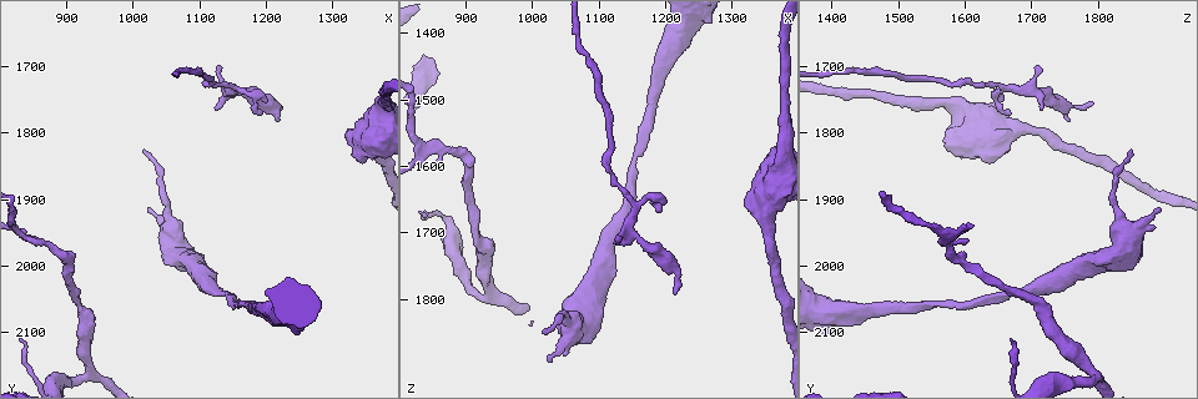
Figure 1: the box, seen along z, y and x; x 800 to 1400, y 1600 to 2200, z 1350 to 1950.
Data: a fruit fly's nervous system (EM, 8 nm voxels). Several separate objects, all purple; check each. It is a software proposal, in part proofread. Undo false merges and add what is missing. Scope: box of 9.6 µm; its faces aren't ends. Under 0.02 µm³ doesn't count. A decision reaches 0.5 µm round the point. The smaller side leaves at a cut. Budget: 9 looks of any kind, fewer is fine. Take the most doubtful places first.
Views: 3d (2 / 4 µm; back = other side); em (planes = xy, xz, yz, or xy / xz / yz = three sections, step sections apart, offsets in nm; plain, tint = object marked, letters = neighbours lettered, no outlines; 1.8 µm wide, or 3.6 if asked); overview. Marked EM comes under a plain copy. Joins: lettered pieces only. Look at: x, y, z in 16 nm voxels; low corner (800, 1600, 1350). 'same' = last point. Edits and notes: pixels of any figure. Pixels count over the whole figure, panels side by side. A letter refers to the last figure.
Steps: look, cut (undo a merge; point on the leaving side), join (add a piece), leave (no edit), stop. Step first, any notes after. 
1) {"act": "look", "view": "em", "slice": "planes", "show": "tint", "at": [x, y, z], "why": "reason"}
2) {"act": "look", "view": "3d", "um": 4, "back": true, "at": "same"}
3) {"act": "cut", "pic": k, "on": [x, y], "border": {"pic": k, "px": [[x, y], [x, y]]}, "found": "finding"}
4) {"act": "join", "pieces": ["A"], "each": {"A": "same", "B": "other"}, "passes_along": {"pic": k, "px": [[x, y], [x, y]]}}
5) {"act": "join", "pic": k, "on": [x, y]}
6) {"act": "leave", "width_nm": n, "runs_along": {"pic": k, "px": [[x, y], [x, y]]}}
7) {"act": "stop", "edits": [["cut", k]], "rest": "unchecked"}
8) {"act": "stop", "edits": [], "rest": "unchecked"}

{"act": "look", "view": "em", "slice": "xy", "step": 16, "show": "letters", "at": [930, 2160, 1800], "why": "arms part here"}

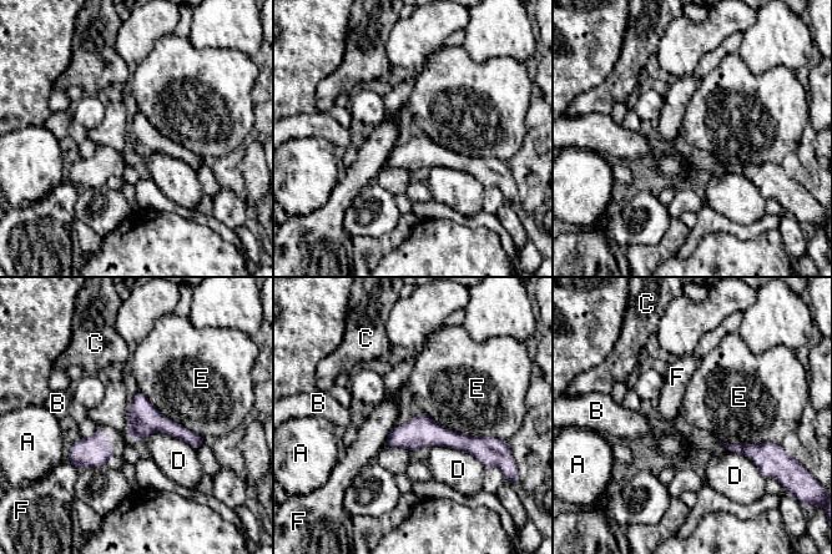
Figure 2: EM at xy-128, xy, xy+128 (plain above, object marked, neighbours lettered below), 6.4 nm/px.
{"act": "leave", "longest_contact_nm": ["E", 500], "each": {"A": "other", "B": "other", "C": "other", "D": "other", "E": "other", "F": "other"}, "runs_along": {"pic": 2, "px": [[389, 441], [445, 437], [483, 443]]}, "found": "all the same neuron"}

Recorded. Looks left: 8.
{"act": "look", "view": "3d", "um": 4, "at": [845, 1960, 1570], "why": "three-way junction"}

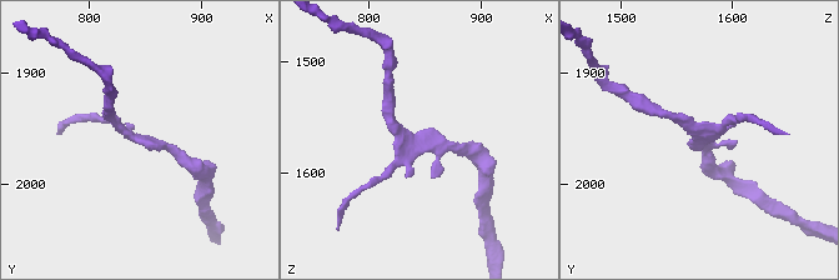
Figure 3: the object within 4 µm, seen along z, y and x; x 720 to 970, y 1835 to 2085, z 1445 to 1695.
{"act": "look", "view": "em", "um": 3.6, "slice": "planes", "show": "letters", "at": [846, 1962, 1572], "arms": 3, "why": "shape alone is not enough"}

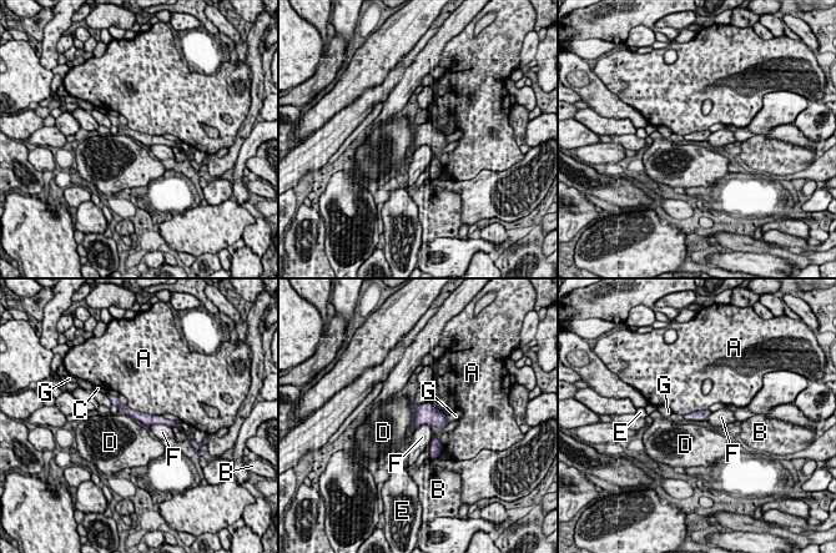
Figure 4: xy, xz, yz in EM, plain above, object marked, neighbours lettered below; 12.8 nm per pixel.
{"act": "leave", "each": {"A": "other", "B": "other", "C": "other", "D": "other", "E": "other", "F": "other", "G": "other"}, "border": {"pic": 4, "px": [[414, 406], [411, 425]]}, "found": "continuous, no second neuron"}

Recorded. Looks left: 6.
{"act": "look", "view": "3d", "um": 4, "at": [1125, 1765, 1715], "why": "free end"}

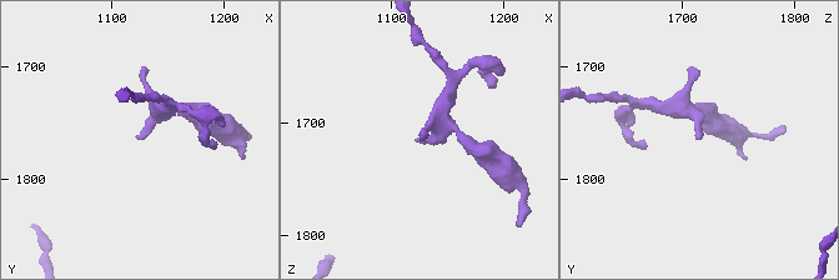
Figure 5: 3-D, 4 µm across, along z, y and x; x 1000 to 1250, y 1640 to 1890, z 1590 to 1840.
{"act": "look", "view": "em", "um": 3.6, "slice": "planes", "show": "tint", "at": [1122, 1762, 1716], "why": "shape alone is not enough"}

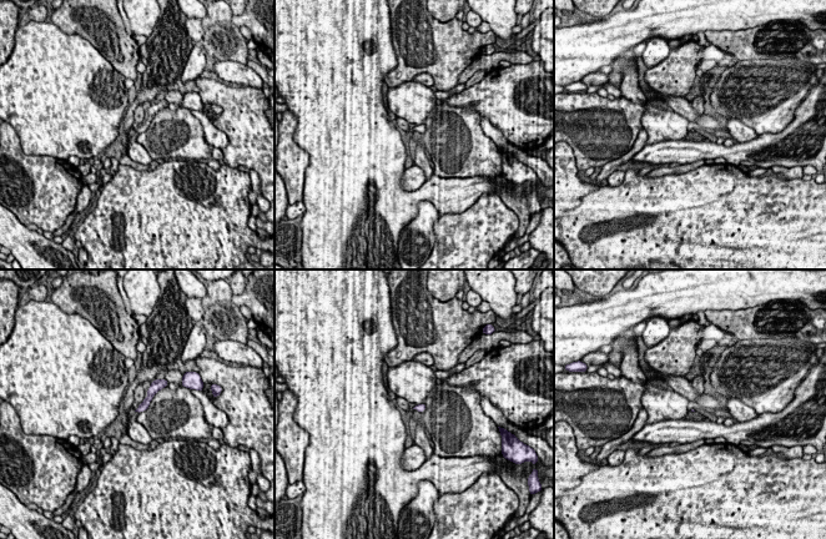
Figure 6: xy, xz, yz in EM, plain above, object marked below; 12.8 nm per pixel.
{"act": "look", "view": "em", "um": 3.6, "slice": "planes", "show": "letters", "at": "same"}

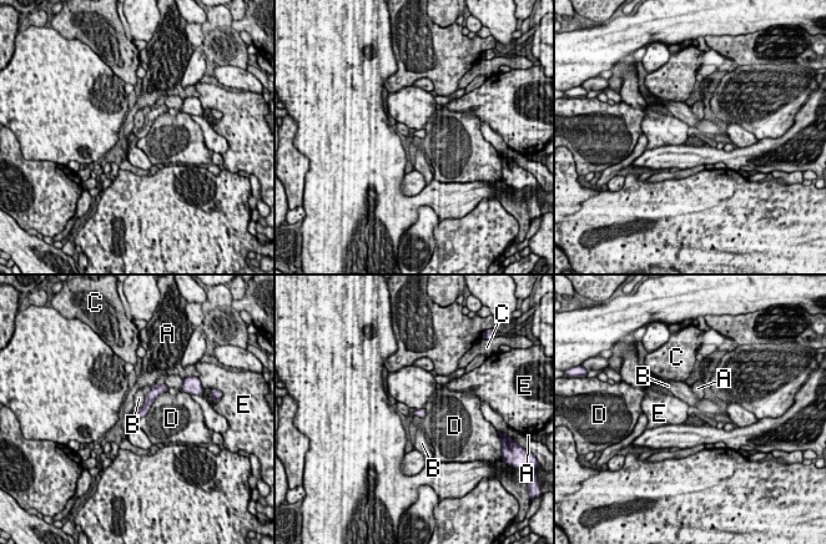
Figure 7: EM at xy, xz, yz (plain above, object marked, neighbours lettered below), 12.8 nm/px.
{"act": "leave", "each": {"A": "other", "B": "other", "C": "other", "D": "other", "E": "other"}, "border": {"pic": 7, "px": [[422, 407], [417, 409]]}, "found": "no lettered piece goes on from it"}

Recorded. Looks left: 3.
{"act": "look", "view": "em", "slice": "planes", "show": "tint", "at": [1210, 1755, 1795], "why": "tapers out"}

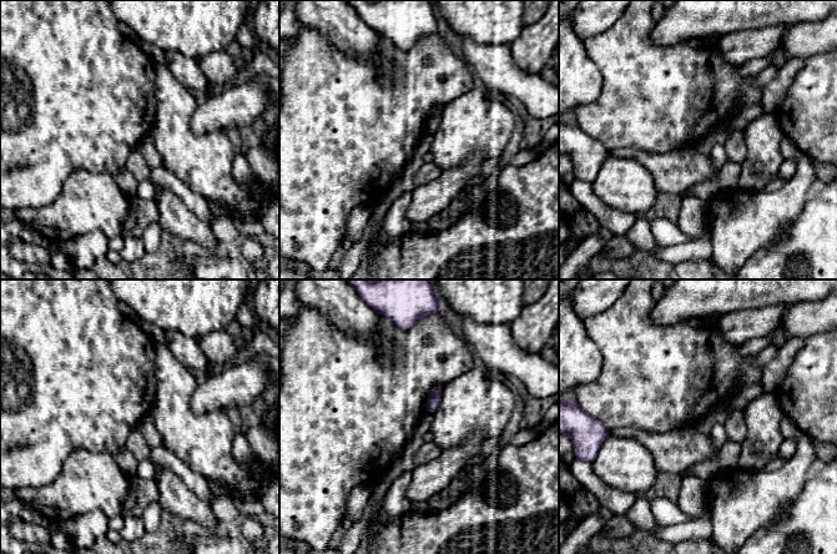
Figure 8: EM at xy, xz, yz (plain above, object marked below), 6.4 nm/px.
{"act": "look", "view": "em", "slice": "planes", "show": "letters", "at": "same"}

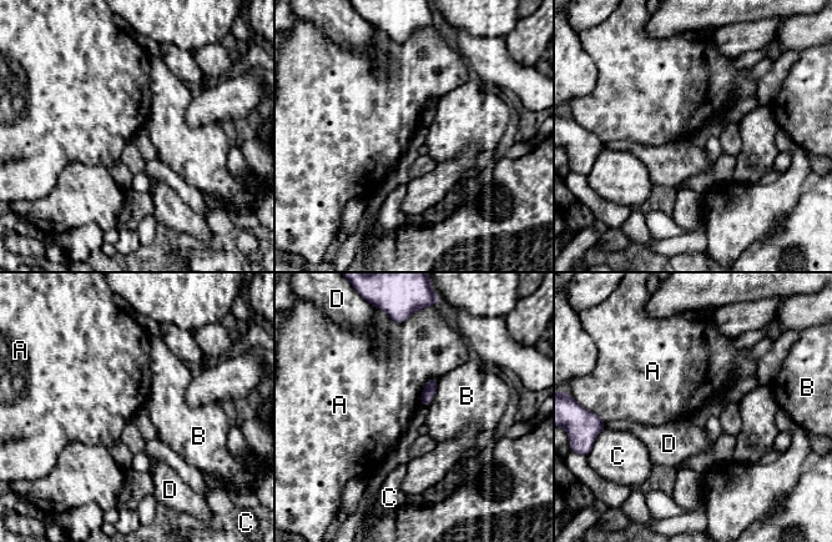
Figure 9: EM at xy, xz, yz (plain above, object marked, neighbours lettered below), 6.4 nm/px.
{"act": "leave", "width_nm": 90, "each": {"A": "other", "B": "other", "C": "other", "D": "other"}, "border": {"pic": 9, "px": [[437, 376], [427, 381], [419, 405]]}, "found": "none of them fits"}

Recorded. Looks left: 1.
{"act": "stop", "edits": [], "rest": "unchecked"}

